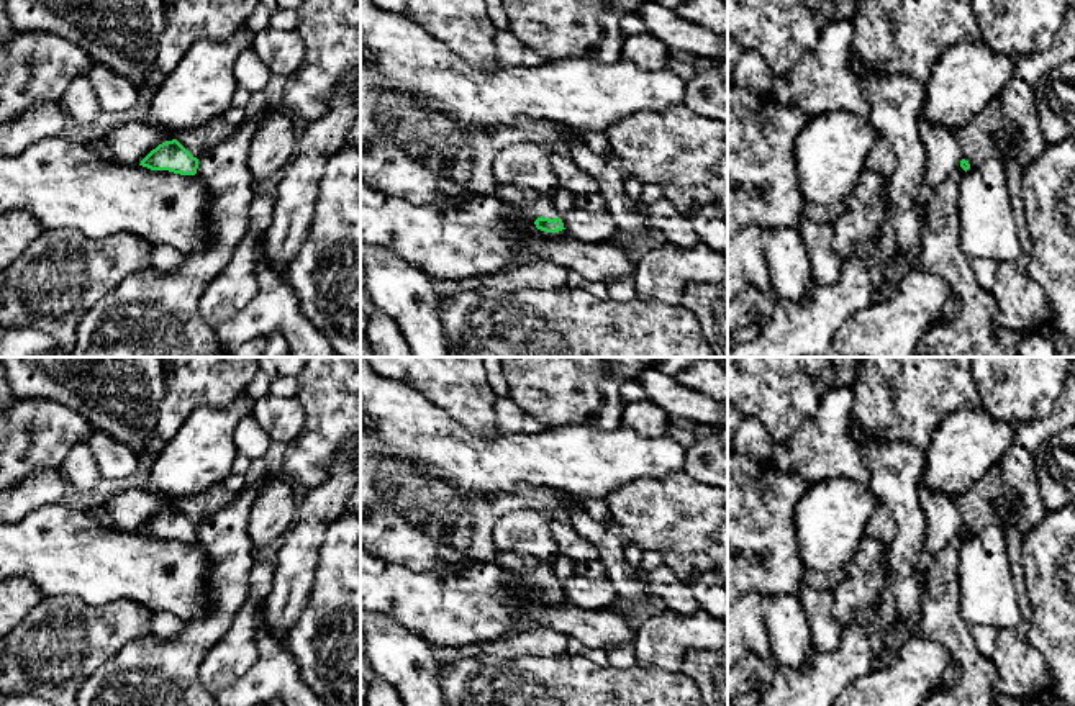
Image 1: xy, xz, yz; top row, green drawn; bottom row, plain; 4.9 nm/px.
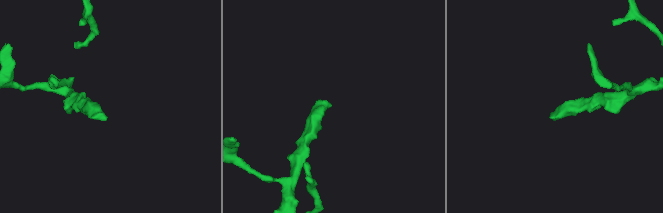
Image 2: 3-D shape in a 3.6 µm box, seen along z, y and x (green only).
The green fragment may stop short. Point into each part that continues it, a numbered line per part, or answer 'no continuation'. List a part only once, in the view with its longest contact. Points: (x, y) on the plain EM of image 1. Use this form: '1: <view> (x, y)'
1: xz (533, 567)

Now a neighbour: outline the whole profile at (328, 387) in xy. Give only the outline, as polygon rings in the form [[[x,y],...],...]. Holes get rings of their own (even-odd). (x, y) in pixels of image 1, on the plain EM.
[[[303,357],[297,382],[305,426],[300,437],[287,444],[279,475],[308,488],[326,482],[334,454],[352,450],[351,441],[361,437],[361,357]]]

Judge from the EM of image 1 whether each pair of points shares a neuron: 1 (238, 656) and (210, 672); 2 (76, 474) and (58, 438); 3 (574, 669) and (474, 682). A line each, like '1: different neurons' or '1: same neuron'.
1: same neuron
2: different neurons
3: same neuron

